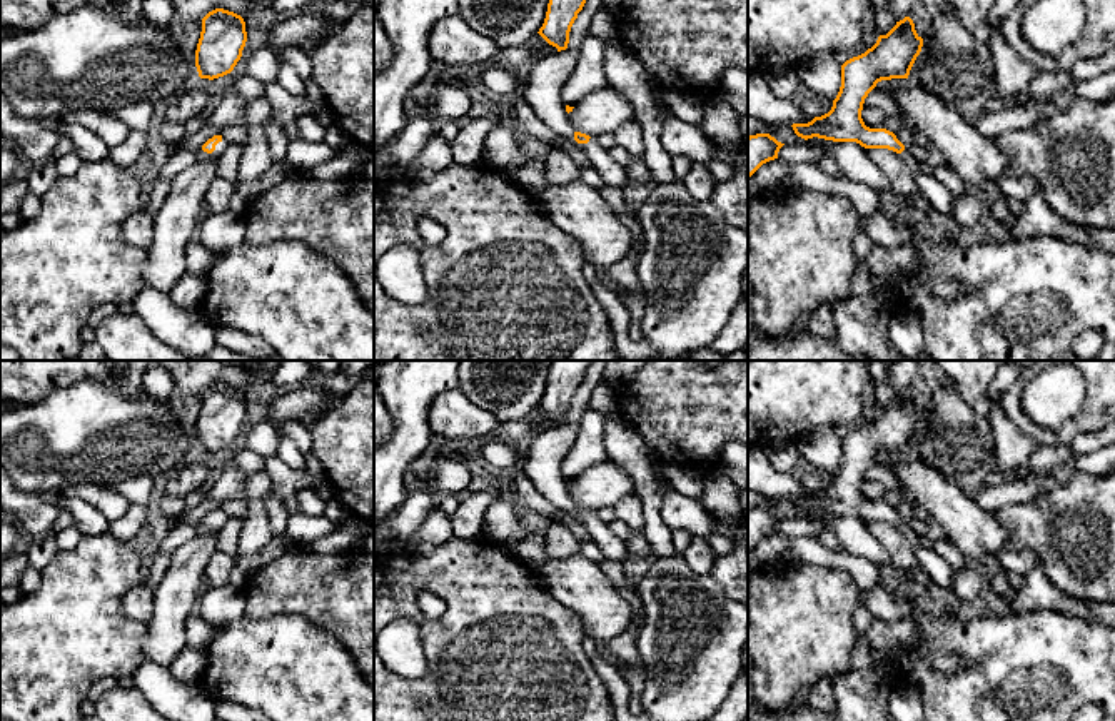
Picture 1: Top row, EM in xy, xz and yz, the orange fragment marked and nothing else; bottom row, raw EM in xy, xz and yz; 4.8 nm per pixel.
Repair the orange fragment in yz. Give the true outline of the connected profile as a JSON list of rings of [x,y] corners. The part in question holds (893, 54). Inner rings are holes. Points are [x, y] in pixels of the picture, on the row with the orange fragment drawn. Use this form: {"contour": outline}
{"contour": [[[910,17],[896,22],[865,53],[841,65],[841,87],[828,113],[808,124],[793,124],[798,137],[813,137],[833,142],[856,142],[865,149],[888,149],[896,154],[905,145],[886,129],[870,129],[861,118],[865,98],[881,80],[908,78],[920,55],[923,38],[916,33]]]}

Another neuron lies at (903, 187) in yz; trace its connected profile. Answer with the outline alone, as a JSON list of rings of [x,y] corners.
[[[865,149],[870,159],[876,164],[876,167],[881,170],[881,174],[890,180],[891,184],[891,194],[898,200],[898,204],[903,207],[903,210],[911,212],[916,220],[915,214],[915,194],[918,190],[918,185],[913,179],[911,170],[903,162],[900,154],[888,150],[888,149]]]

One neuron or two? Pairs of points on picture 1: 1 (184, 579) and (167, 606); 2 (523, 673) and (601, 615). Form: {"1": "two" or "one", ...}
{"1": "one", "2": "two"}

